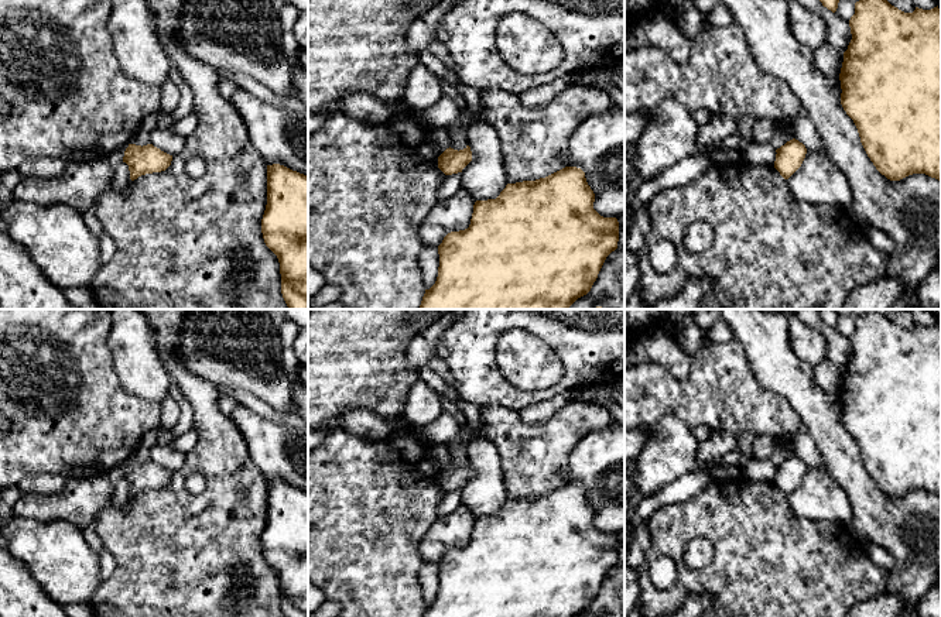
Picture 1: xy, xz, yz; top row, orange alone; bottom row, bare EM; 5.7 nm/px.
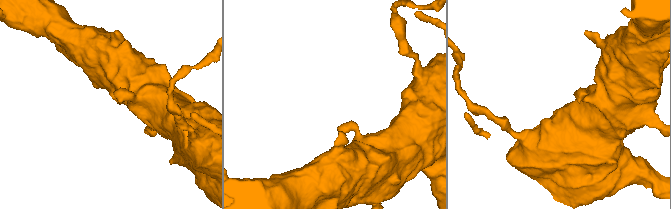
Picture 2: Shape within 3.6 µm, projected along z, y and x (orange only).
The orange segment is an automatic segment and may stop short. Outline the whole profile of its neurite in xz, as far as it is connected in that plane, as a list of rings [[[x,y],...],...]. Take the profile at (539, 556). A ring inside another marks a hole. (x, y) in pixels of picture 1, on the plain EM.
[[[576,483],[535,497],[507,500],[496,515],[476,517],[469,544],[448,549],[438,562],[438,593],[422,617],[576,617],[586,611],[619,558],[617,535],[600,532],[593,518],[585,489]]]

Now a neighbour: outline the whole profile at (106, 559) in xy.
[[[105,548],[100,551],[99,556],[100,556],[99,580],[100,583],[103,583],[114,570],[114,559]]]

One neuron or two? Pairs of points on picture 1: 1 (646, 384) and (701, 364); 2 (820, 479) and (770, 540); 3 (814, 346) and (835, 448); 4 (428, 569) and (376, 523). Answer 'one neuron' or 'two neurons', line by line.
1: one neuron
2: two neurons
3: two neurons
4: two neurons

